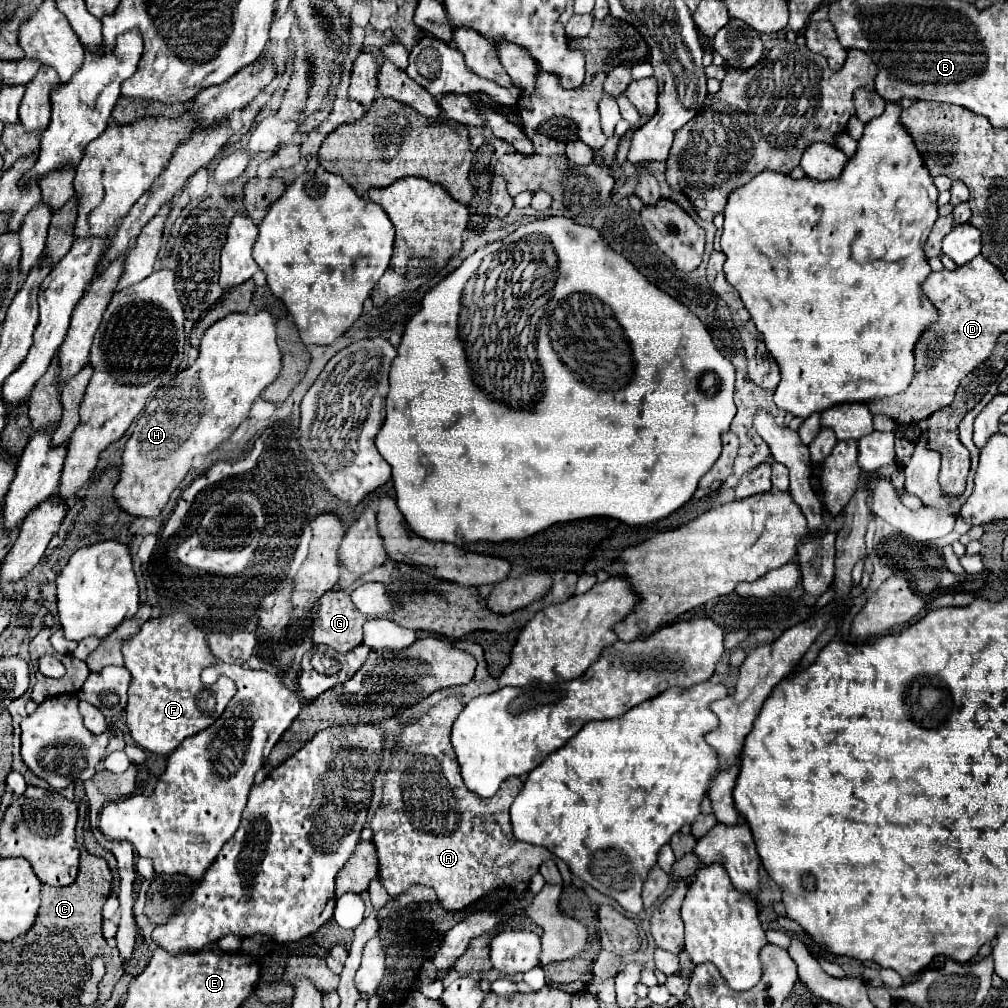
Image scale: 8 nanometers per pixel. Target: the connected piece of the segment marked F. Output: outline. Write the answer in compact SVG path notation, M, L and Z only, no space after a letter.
M183 611L163 613L155 619L145 621L139 633L135 633L123 641L123 657L125 657L125 667L131 673L131 685L127 691L129 701L125 707L127 725L131 729L131 737L135 739L135 743L147 751L153 751L159 755L169 755L183 743L183 739L209 727L221 715L221 711L227 707L229 699L235 695L235 683L225 675L221 675L213 685L201 683L201 679L199 679L201 671L205 667L215 665L217 659L207 645L205 633Z

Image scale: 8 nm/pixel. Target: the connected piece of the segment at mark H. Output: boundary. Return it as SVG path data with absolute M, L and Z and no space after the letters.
M267 311L253 313L229 313L221 321L213 323L199 347L197 361L187 367L185 371L177 373L173 381L161 387L155 393L155 399L149 401L141 419L135 425L133 435L129 437L125 451L123 451L123 465L121 465L121 479L115 487L117 503L137 517L155 517L161 513L169 495L179 487L185 479L187 471L193 465L197 455L207 455L217 449L229 435L241 425L243 419L249 417L249 409L253 401L259 397L261 389L275 381L281 371L281 353L277 345L275 321Z

